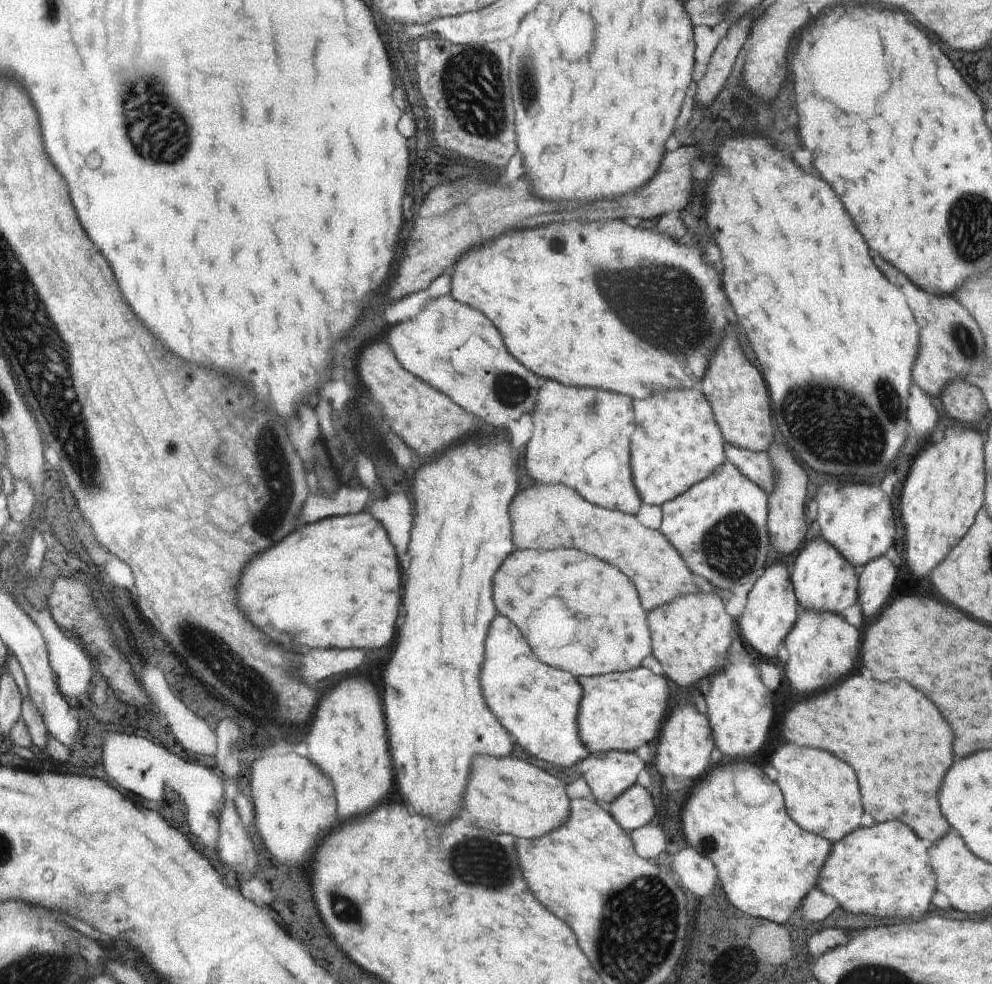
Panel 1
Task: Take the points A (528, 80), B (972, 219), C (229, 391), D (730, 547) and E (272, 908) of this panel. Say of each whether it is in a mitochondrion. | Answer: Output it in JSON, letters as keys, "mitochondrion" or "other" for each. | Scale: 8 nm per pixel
{"A":"mitochondrion","B":"mitochondrion","C":"mitochondrion","D":"mitochondrion","E":"other"}

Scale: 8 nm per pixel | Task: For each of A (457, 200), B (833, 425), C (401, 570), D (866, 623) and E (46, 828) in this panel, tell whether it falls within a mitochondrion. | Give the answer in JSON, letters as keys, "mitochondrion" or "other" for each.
{"A":"mitochondrion","B":"mitochondrion","C":"other","D":"other","E":"other"}

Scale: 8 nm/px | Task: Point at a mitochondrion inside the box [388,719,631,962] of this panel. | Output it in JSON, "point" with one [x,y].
{"point":[478,861]}

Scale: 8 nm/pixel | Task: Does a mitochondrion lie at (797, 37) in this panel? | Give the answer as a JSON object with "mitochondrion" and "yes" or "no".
{"mitochondrion":"no"}

